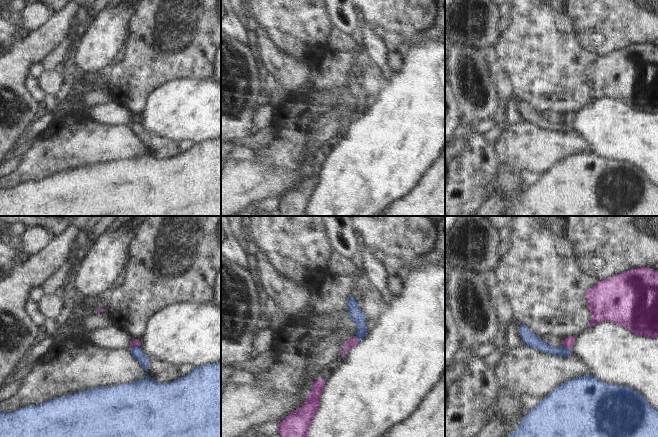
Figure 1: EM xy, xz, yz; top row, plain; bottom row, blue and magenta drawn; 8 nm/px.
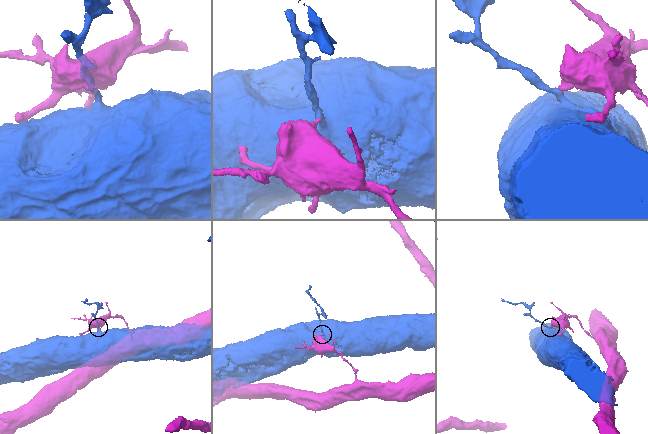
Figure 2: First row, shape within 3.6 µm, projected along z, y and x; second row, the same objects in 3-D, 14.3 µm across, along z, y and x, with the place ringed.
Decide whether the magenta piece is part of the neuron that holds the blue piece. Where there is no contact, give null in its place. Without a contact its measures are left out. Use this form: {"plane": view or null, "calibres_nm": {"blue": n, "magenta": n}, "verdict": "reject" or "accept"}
{"plane": "xy", "calibres_nm": {"blue": 100, "magenta": 60}, "verdict": "reject"}

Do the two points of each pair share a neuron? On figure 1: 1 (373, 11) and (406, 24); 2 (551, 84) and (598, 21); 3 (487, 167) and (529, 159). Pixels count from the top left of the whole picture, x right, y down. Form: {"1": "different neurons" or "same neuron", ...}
{"1": "same neuron", "2": "different neurons", "3": "different neurons"}

